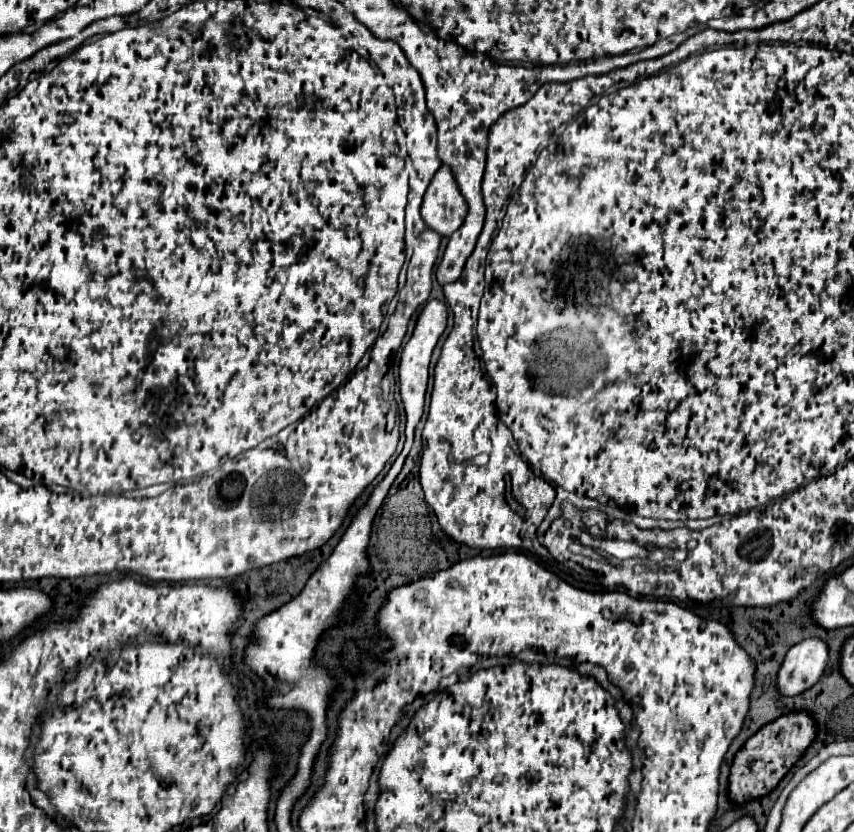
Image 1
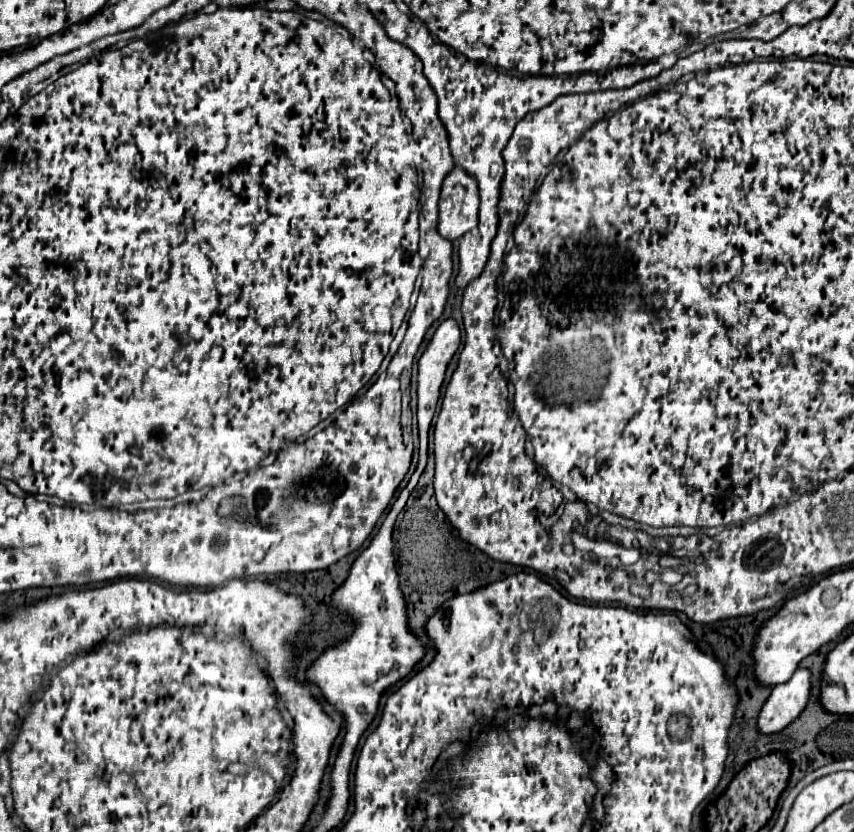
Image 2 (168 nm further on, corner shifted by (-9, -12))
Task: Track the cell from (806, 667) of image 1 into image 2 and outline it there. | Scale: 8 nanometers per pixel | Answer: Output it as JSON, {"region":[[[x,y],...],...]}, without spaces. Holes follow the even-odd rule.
{"region":[[[797,668],[789,682],[773,688],[771,696],[763,704],[757,730],[761,734],[775,734],[789,726],[805,708],[811,692],[811,672],[805,668]]]}

